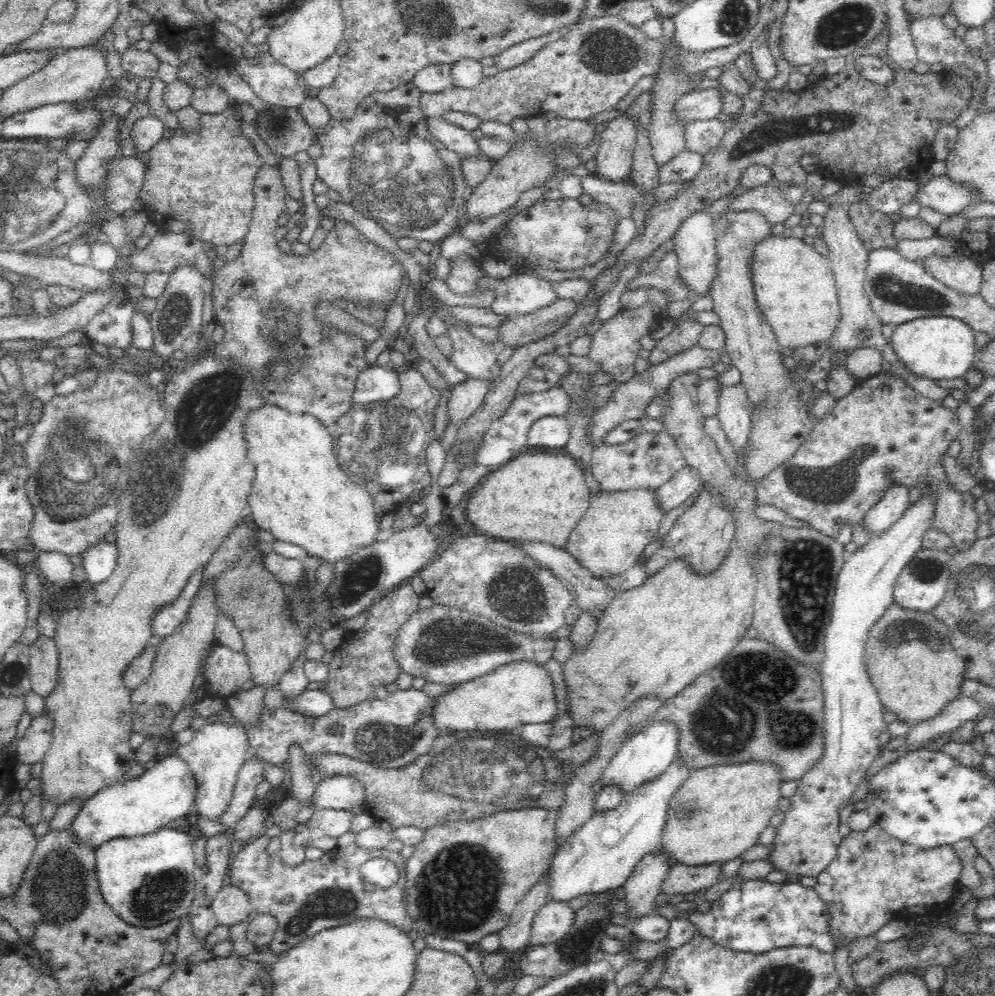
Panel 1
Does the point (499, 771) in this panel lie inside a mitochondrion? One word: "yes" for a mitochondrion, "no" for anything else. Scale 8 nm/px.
yes

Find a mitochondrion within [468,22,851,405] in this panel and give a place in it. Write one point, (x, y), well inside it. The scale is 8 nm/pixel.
(611, 47)

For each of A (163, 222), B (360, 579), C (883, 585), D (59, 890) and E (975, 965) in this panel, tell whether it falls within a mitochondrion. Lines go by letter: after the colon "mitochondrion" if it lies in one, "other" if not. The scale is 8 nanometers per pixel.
A: other
B: mitochondrion
C: other
D: mitochondrion
E: mitochondrion

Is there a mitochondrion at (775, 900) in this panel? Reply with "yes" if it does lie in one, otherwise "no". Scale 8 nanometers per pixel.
no

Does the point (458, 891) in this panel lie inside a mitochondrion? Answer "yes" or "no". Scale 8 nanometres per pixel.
yes

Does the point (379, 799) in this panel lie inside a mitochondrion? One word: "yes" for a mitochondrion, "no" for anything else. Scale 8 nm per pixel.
no

